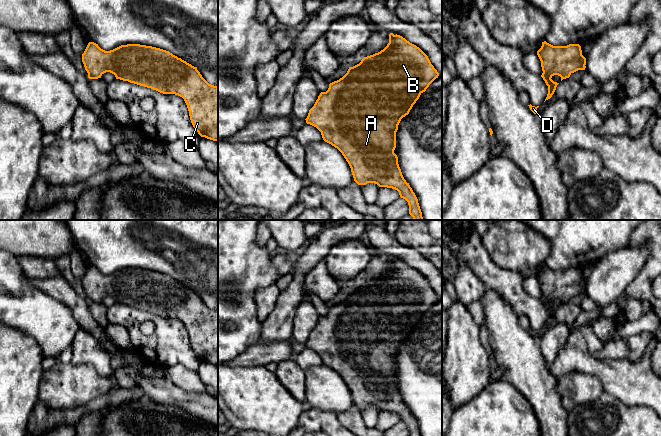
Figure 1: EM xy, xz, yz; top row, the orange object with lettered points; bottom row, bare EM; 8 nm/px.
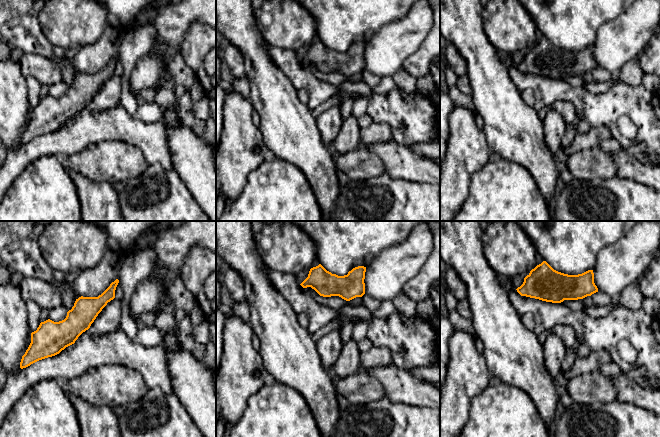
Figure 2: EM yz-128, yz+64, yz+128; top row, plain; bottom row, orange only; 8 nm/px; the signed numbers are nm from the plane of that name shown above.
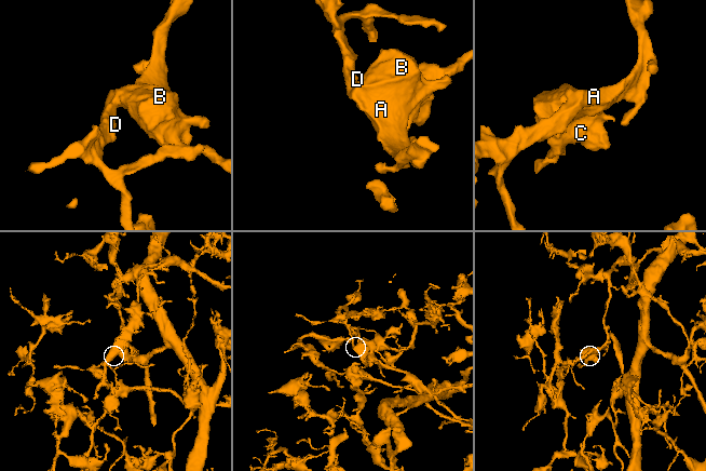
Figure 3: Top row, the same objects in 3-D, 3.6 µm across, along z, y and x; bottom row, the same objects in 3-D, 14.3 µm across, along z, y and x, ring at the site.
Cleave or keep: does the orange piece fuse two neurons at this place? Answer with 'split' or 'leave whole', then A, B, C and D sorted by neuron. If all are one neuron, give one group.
leave whole | A B C D

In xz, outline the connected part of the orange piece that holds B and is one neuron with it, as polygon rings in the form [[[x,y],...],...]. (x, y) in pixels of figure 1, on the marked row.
[[[389,34],[389,43],[378,53],[364,57],[361,62],[349,67],[347,73],[329,84],[326,92],[321,92],[305,119],[307,124],[316,127],[325,142],[337,148],[348,162],[354,181],[358,185],[375,183],[379,187],[395,189],[409,205],[409,214],[414,220],[423,220],[418,199],[404,179],[394,153],[396,132],[403,117],[409,114],[420,95],[438,78],[439,73],[428,56],[416,45],[400,35]]]

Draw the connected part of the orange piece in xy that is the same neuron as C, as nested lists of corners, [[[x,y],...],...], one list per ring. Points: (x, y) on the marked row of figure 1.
[[[89,42],[82,62],[89,79],[110,72],[116,79],[182,97],[198,134],[218,141],[218,87],[209,84],[197,67],[169,51],[140,44],[105,51]]]

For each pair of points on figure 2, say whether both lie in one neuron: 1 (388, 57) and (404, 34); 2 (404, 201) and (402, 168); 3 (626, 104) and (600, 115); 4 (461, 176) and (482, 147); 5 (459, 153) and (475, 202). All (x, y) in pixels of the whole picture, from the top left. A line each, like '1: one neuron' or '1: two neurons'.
1: one neuron
2: two neurons
3: one neuron
4: one neuron
5: two neurons

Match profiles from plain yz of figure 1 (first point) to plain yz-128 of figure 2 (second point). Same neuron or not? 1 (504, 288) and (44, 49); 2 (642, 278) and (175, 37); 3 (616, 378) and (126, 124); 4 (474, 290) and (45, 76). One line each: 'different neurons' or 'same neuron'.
1: same neuron
2: different neurons
3: same neuron
4: same neuron

